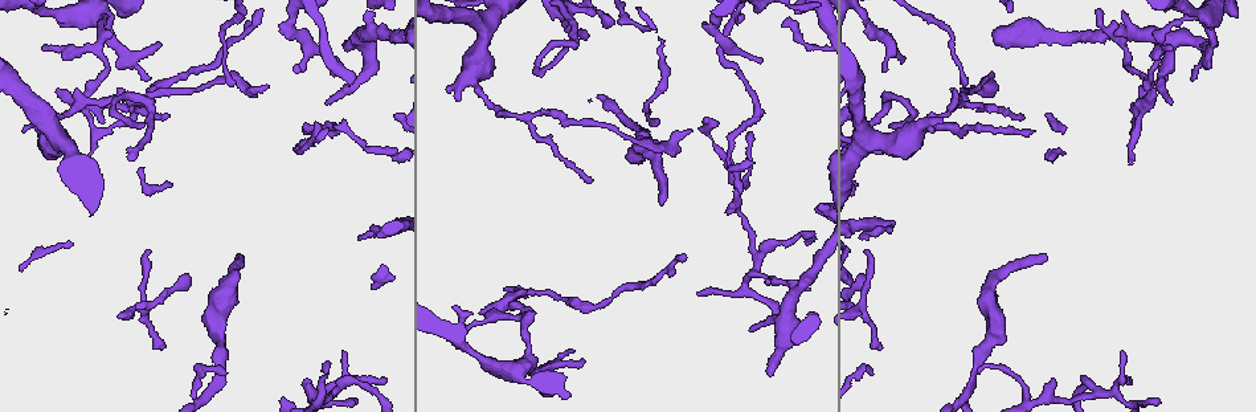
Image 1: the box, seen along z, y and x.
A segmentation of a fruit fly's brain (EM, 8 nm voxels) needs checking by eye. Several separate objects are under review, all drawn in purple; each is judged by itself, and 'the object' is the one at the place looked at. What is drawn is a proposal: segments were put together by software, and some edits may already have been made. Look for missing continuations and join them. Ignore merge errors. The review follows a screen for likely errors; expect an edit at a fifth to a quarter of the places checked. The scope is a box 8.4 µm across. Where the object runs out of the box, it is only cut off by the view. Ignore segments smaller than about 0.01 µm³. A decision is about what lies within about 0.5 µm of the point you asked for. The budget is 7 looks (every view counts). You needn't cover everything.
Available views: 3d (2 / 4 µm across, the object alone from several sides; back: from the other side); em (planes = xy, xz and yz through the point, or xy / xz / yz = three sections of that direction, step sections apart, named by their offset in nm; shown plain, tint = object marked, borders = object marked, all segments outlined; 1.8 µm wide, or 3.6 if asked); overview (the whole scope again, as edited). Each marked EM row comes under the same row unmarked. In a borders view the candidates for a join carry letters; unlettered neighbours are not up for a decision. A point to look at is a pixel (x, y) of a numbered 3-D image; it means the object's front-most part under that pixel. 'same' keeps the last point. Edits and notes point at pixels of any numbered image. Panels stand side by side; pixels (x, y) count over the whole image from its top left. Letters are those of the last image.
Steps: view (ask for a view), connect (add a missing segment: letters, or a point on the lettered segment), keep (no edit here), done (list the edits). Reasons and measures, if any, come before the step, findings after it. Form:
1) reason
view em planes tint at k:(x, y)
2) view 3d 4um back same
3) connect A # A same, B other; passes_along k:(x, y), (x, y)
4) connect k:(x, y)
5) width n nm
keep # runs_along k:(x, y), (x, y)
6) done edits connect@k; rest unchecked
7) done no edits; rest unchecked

free end
view em planes borders at 1:(57, 88)

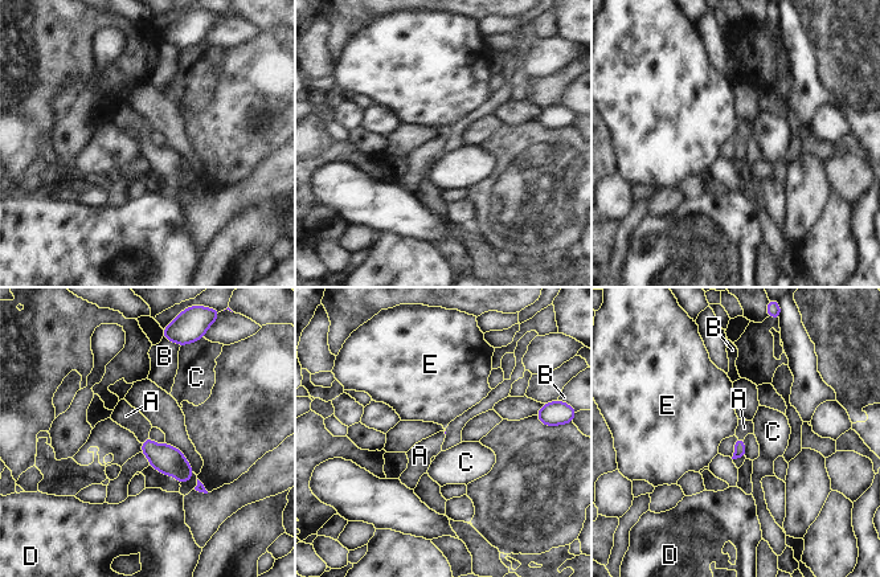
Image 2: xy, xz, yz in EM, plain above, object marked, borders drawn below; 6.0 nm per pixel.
connect A # A same, B other, C other, D other, E other; it goes on there

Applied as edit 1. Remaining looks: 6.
abrupt turn
view em planes tint at 1:(295, 147)

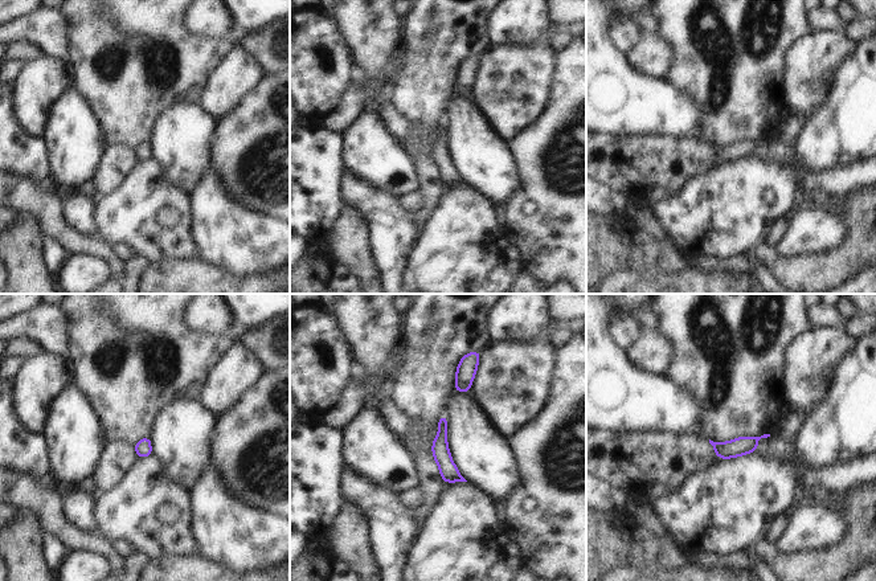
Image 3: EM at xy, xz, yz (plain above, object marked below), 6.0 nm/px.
see the neighbours
view em planes borders same

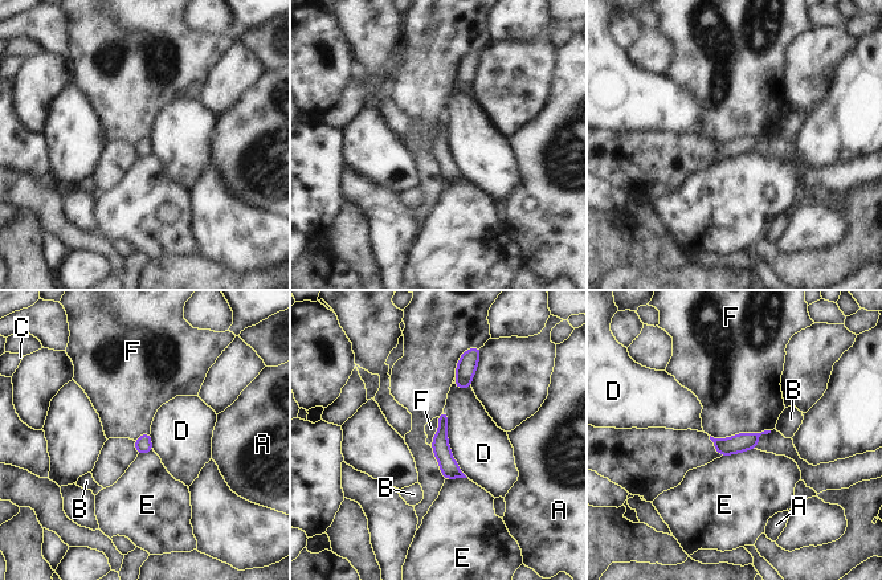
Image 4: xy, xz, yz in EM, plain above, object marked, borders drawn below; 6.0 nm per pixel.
width 100 nm
keep # A other, B other, C other, D other, E other, F other; border 4:(770, 429), (718, 438), (710, 436); no lettered segment goes on from it

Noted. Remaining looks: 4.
an open end
view 3d 2um at 1:(160, 350)

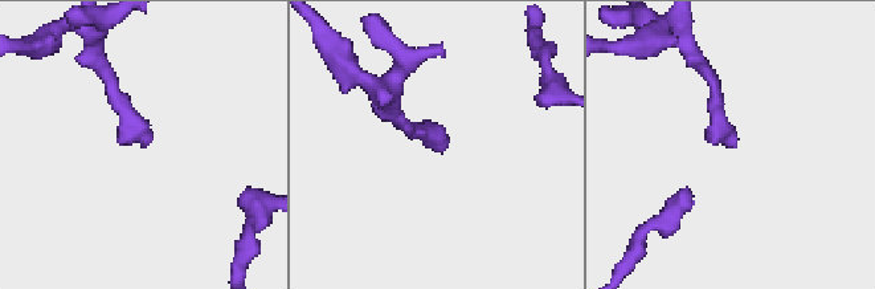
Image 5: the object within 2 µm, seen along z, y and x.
view em yz step 4 tint at 5:(734, 143)

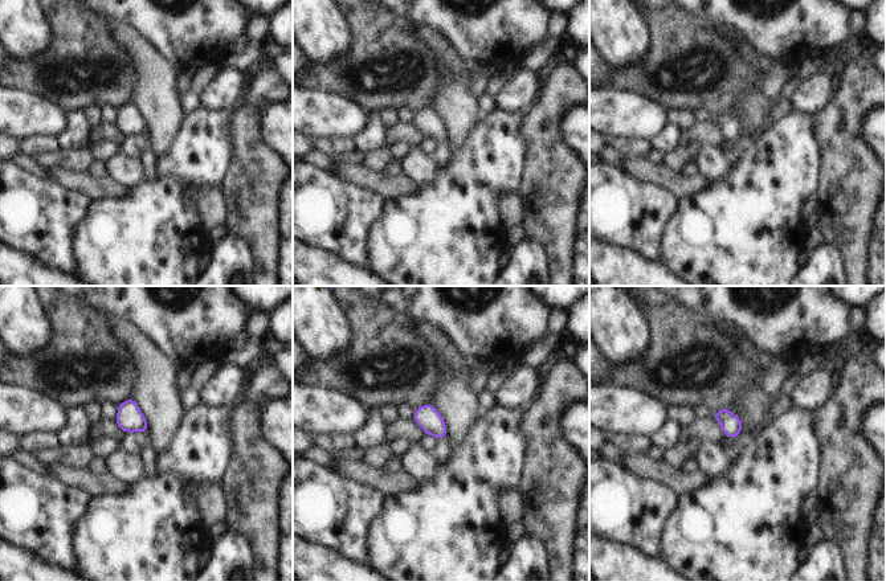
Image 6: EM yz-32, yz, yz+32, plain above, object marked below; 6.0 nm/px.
view em xy step 16 borders same

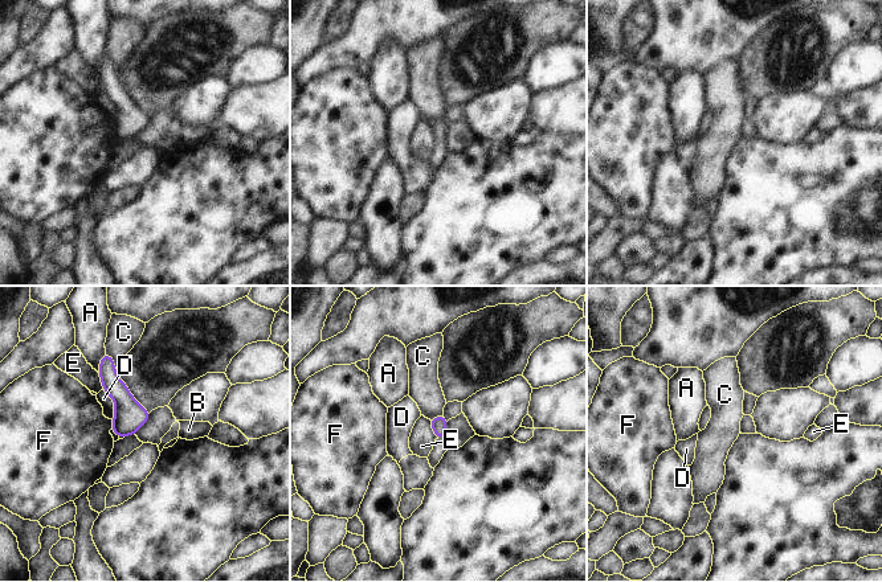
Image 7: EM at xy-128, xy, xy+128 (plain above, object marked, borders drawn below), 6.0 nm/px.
keep # A other, B other, C other, D other, E other, F other; border 7:(428, 419), (437, 438); no lettered segment goes on from it

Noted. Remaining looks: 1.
done edits connect@2; rest unchecked

